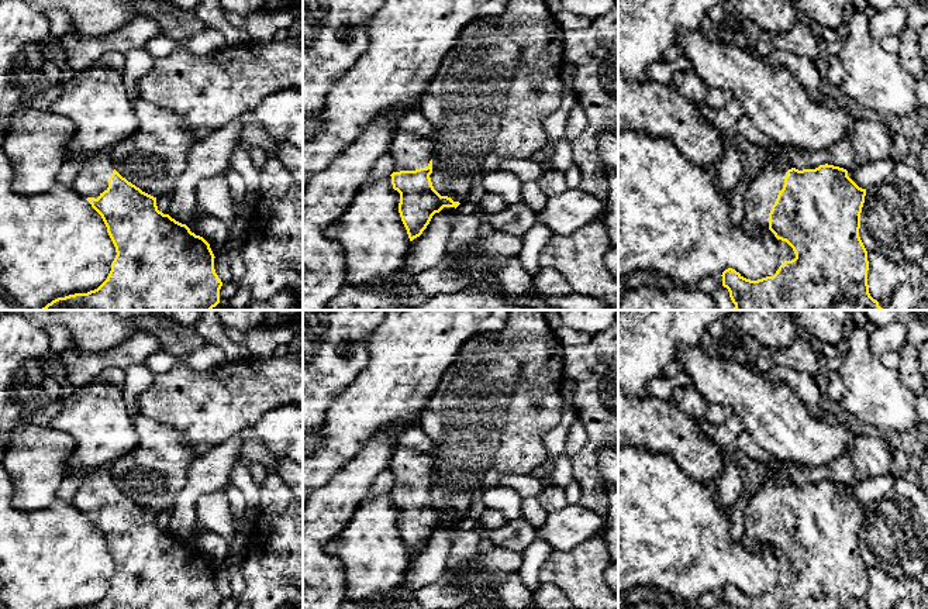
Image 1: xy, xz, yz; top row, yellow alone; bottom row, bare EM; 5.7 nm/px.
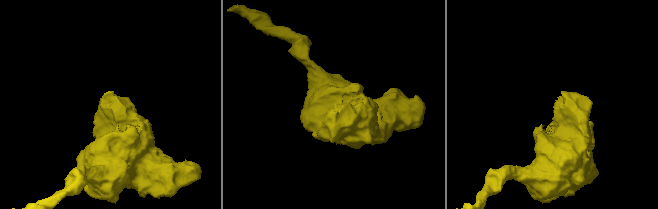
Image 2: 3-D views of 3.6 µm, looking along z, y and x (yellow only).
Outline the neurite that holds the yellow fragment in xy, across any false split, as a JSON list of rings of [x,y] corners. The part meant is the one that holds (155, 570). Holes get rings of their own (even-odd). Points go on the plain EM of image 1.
[[[108,467],[84,474],[72,505],[101,531],[117,568],[107,595],[87,609],[220,609],[222,598],[215,589],[215,572],[210,560],[186,540],[159,527],[156,513],[142,508],[114,485]]]

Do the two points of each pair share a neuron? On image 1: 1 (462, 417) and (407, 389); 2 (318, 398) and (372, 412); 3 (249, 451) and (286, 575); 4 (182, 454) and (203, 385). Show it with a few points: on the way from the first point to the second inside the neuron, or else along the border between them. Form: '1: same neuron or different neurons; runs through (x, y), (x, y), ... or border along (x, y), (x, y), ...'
1: different neurons; border along (445, 372), (416, 423)
2: different neurons; border along (355, 378), (333, 401), (320, 426)
3: same neuron; runs through (272, 480), (279, 515), (286, 530), (286, 543)
4: different neurons; border along (159, 423), (175, 427), (197, 456)

